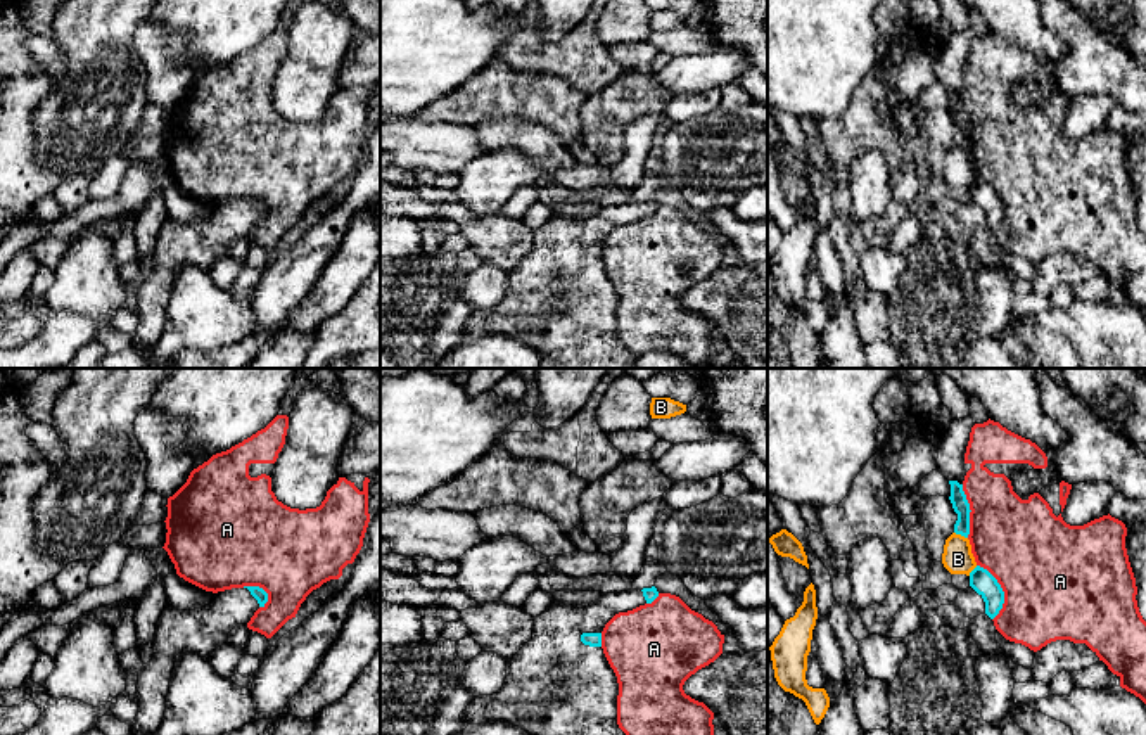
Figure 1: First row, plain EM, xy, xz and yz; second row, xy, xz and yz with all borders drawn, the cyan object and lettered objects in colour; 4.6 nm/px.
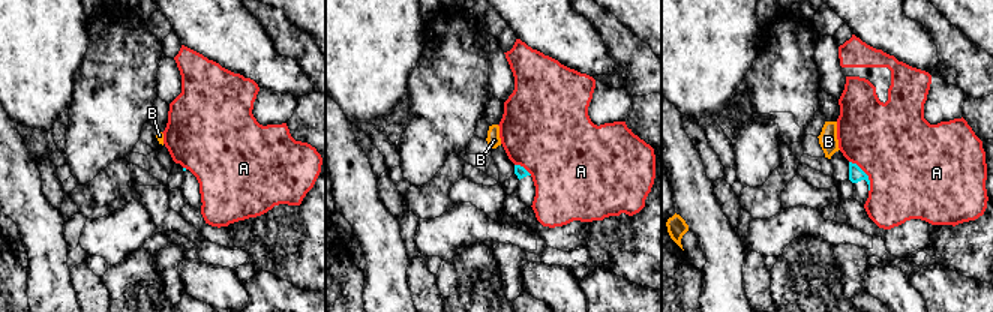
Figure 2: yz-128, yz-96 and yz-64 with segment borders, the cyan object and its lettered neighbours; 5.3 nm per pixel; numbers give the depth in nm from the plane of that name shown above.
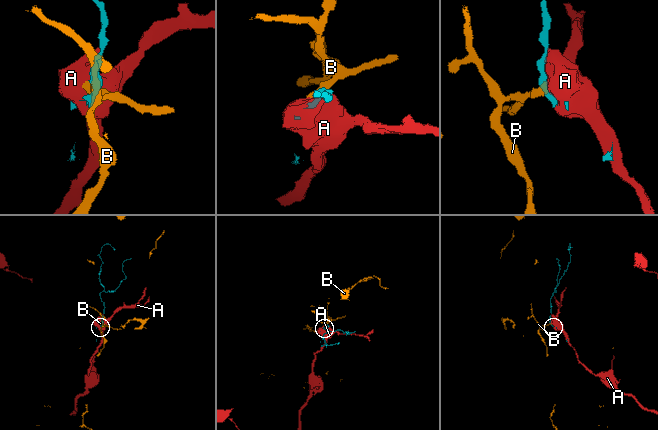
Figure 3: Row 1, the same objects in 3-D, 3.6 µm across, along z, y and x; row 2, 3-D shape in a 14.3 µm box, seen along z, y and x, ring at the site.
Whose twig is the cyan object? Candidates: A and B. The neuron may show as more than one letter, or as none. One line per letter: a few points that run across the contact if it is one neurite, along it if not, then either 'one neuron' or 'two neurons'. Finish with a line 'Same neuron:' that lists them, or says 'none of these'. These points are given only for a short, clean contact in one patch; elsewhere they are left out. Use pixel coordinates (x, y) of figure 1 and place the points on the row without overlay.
A: two neurons
B: yz (954, 144), (967, 151) | two neurons
Same neuron: none of these

